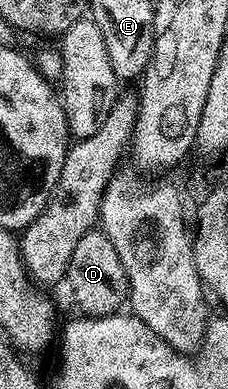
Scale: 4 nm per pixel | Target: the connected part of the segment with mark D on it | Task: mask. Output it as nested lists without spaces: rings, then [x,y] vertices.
[[[94,228],[79,240],[79,245],[75,247],[75,256],[71,256],[71,264],[67,275],[67,287],[73,293],[73,298],[77,301],[77,306],[82,315],[91,318],[102,318],[108,314],[118,313],[126,305],[129,296],[129,281],[127,272],[123,268],[123,260],[119,260],[119,252],[115,252],[115,244],[106,236],[105,231]]]

